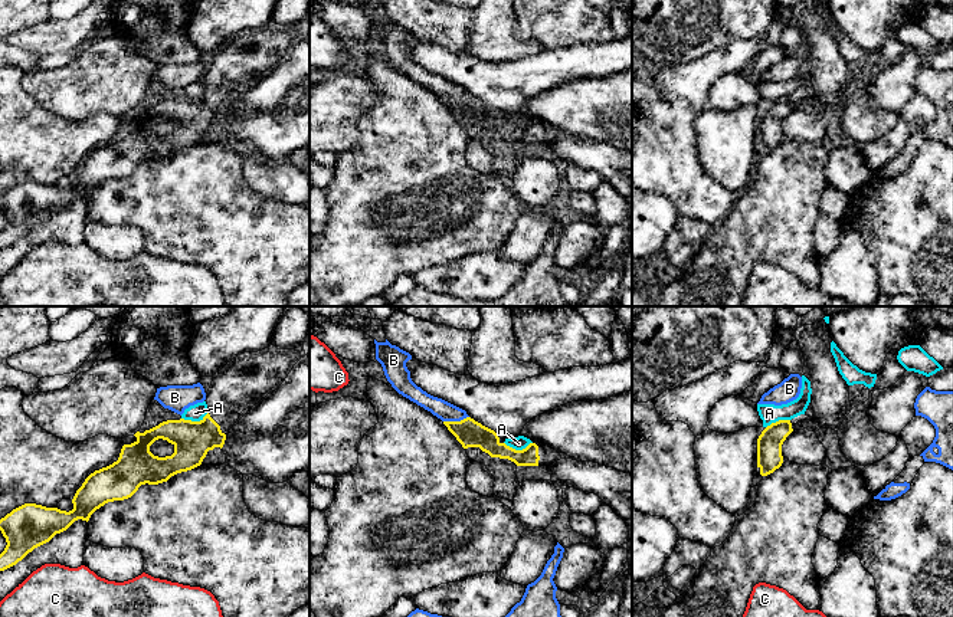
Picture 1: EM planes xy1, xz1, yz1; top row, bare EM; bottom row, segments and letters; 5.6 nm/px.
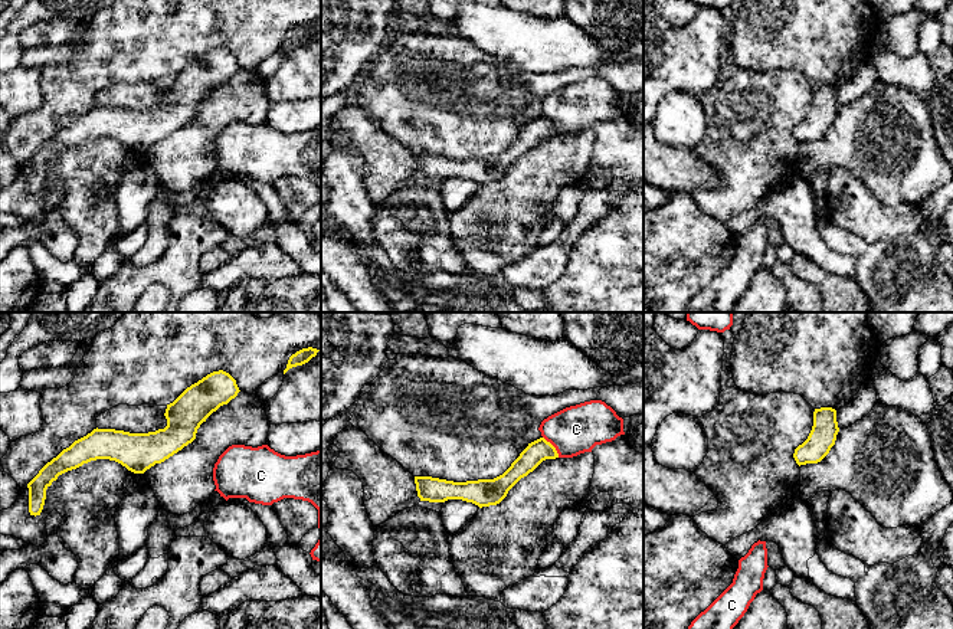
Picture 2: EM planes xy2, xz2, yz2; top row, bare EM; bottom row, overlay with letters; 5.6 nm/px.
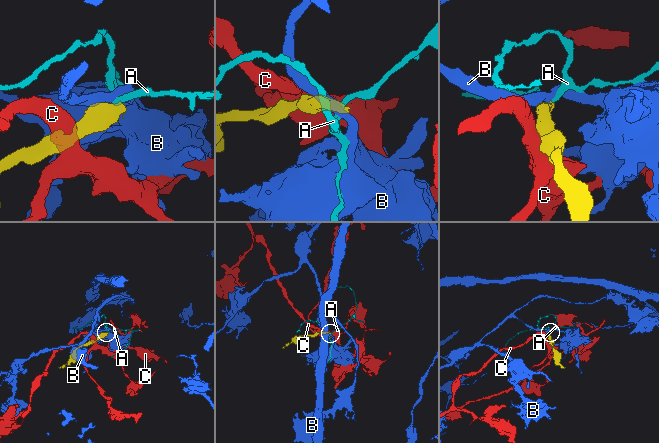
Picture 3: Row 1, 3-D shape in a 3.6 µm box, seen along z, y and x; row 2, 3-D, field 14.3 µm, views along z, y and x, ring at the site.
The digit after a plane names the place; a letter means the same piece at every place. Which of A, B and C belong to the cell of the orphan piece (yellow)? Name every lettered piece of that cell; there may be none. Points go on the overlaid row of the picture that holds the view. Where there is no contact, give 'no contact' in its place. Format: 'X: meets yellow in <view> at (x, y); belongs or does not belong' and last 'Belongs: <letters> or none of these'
A: meets yellow in xy1 at (195, 422); does not belong
B: meets yellow in xz1 at (455, 422); does not belong
C: meets yellow in xz2 at (553, 446); does not belong
Belongs: none of these

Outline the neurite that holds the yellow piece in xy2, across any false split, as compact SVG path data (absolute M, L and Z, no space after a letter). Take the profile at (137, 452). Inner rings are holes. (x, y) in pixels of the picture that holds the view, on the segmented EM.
M213 371L167 404L164 429L148 433L94 429L48 462L27 484L30 515L40 515L46 489L59 475L91 461L115 461L134 474L144 474L155 463L164 462L191 443L200 425L239 392L236 380L229 373Z

